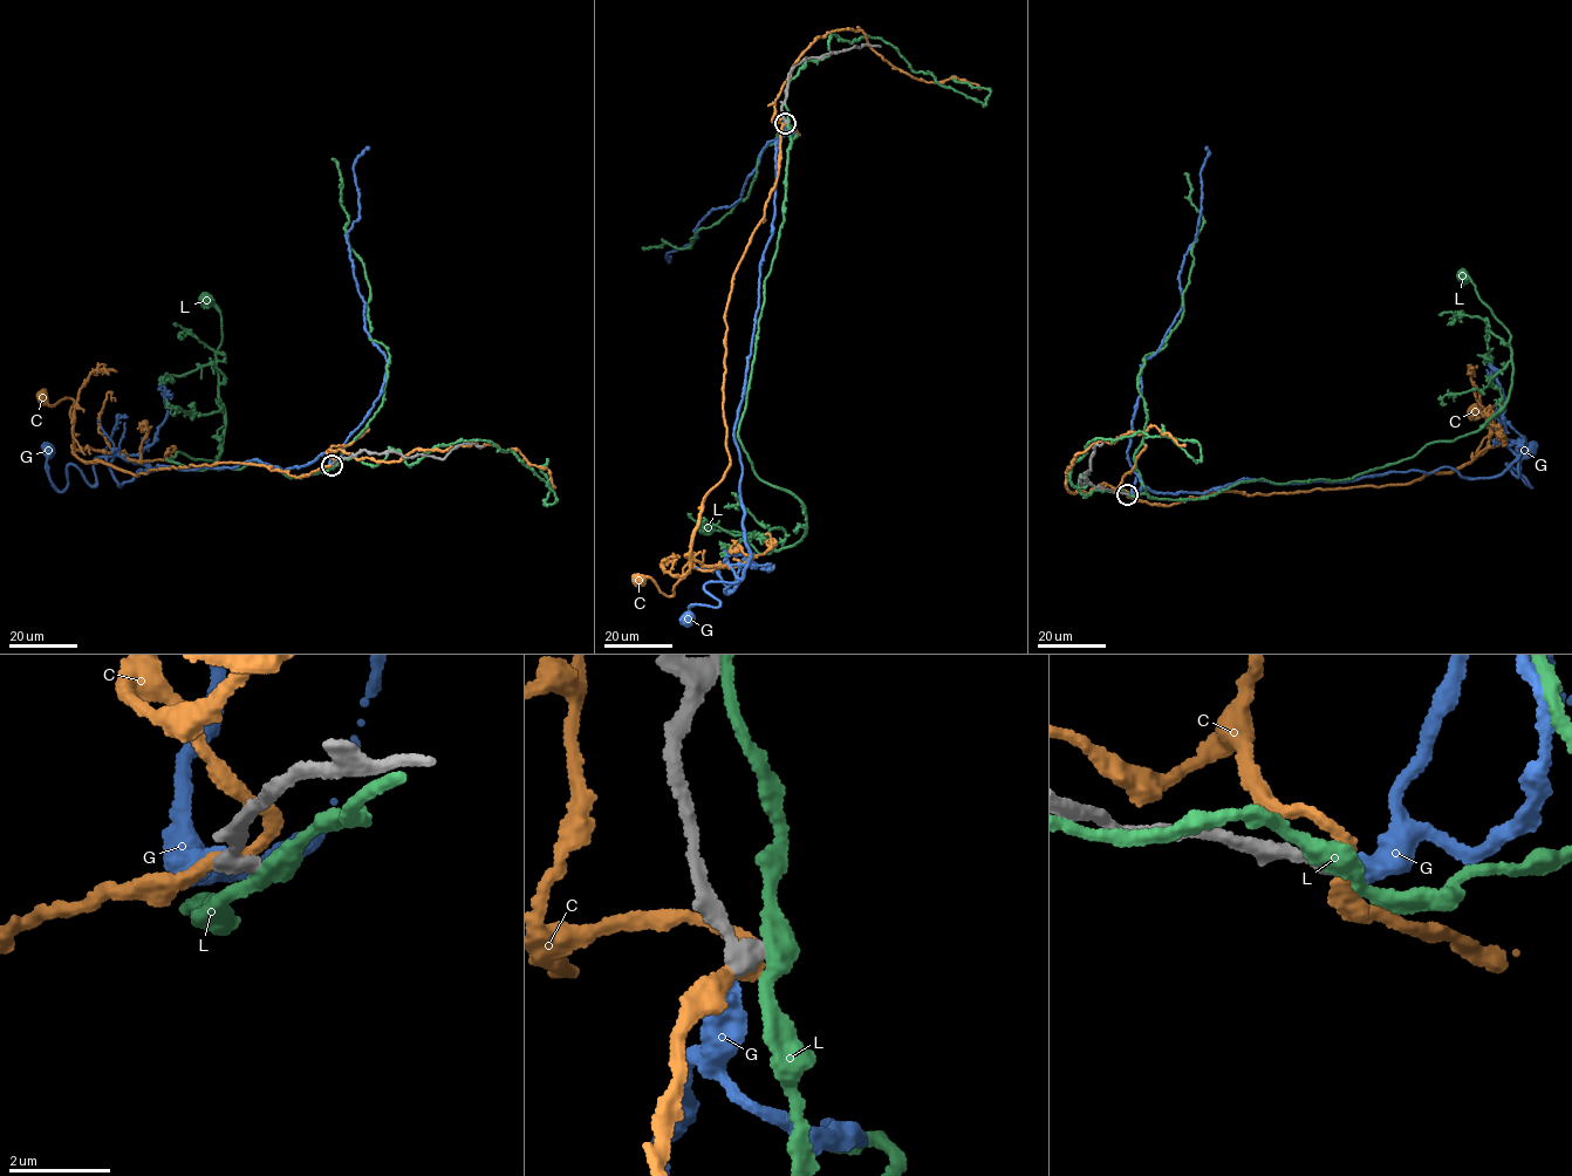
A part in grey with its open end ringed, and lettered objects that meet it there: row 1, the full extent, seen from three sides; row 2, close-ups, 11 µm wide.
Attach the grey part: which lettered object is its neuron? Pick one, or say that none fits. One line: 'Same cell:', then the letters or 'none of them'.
Same cell: none of them

